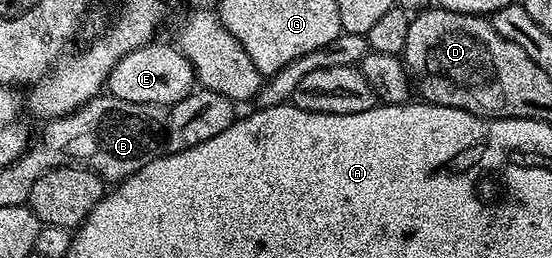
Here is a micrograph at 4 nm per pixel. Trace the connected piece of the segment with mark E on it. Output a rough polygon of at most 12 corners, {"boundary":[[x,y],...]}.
{"boundary":[[162,40],[128,52],[108,90],[171,107],[196,89],[192,64]]}

